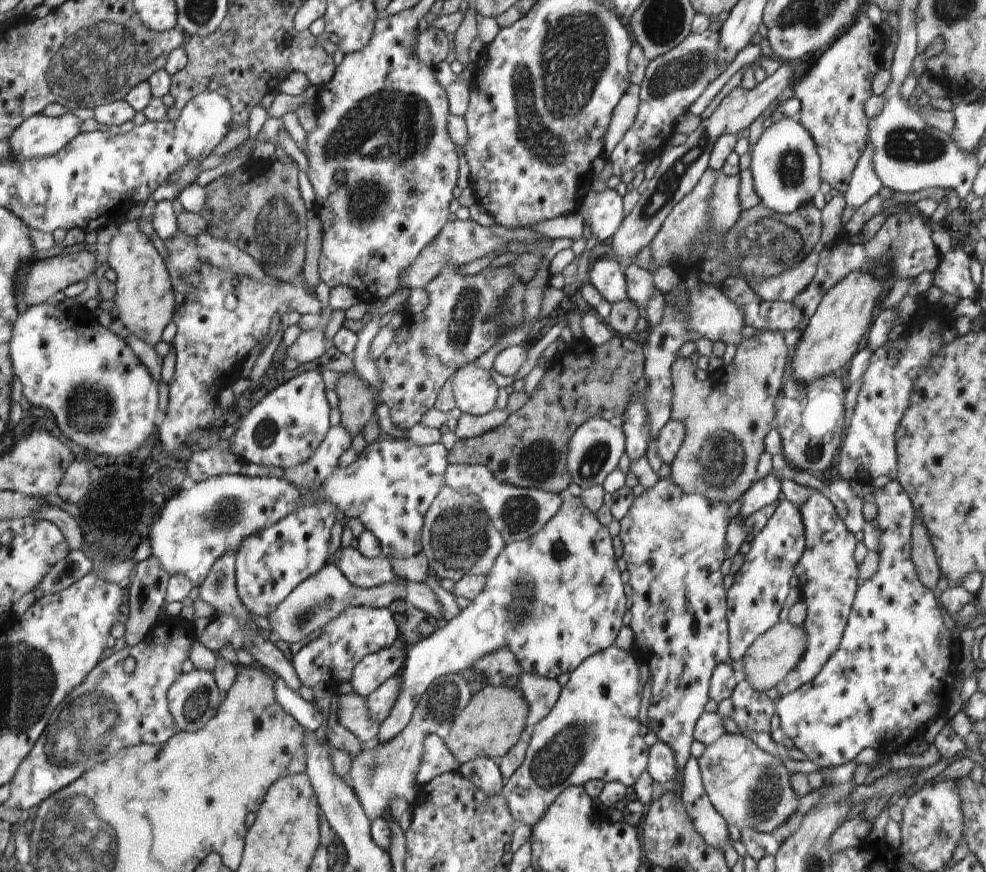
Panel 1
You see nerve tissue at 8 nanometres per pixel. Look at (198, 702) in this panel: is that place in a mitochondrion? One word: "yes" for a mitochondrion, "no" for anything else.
yes

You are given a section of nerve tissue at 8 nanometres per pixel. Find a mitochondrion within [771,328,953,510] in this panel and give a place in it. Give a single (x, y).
(814, 451)

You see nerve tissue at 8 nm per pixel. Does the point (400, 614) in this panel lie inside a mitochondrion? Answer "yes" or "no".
no

